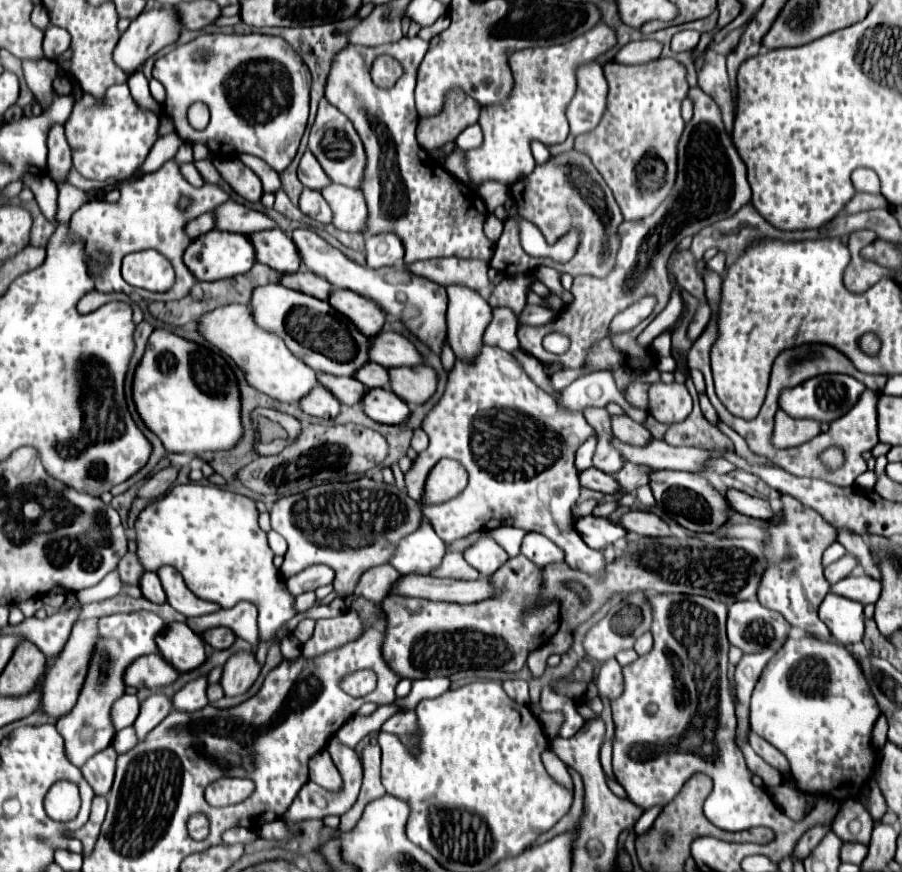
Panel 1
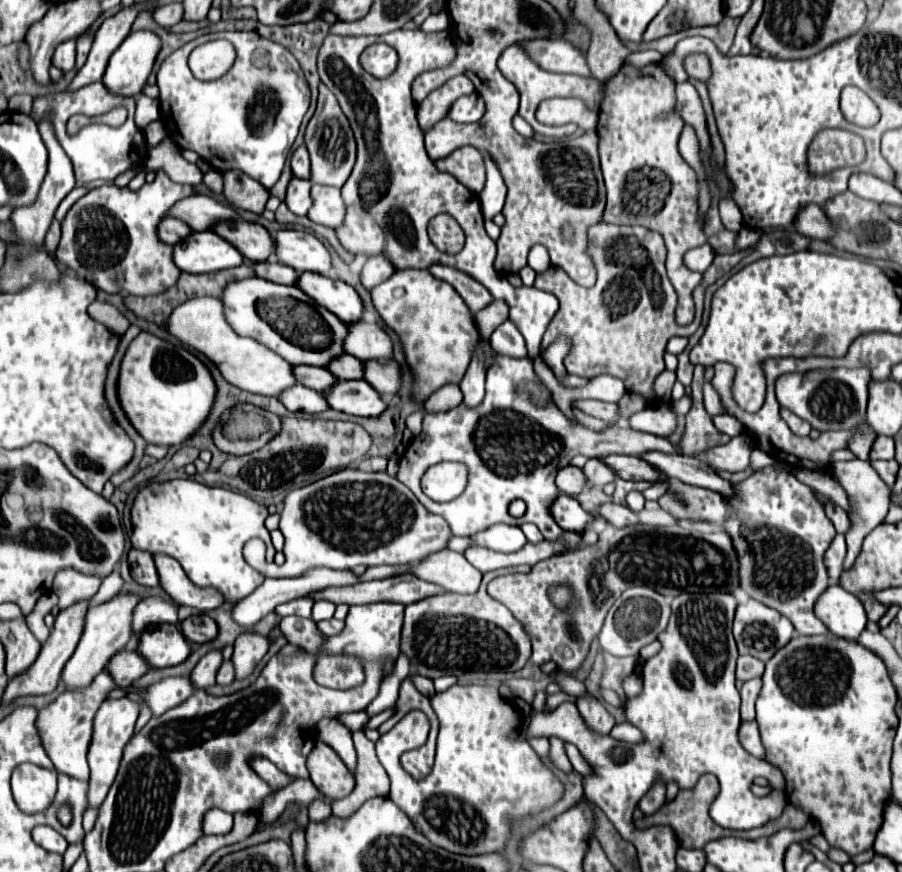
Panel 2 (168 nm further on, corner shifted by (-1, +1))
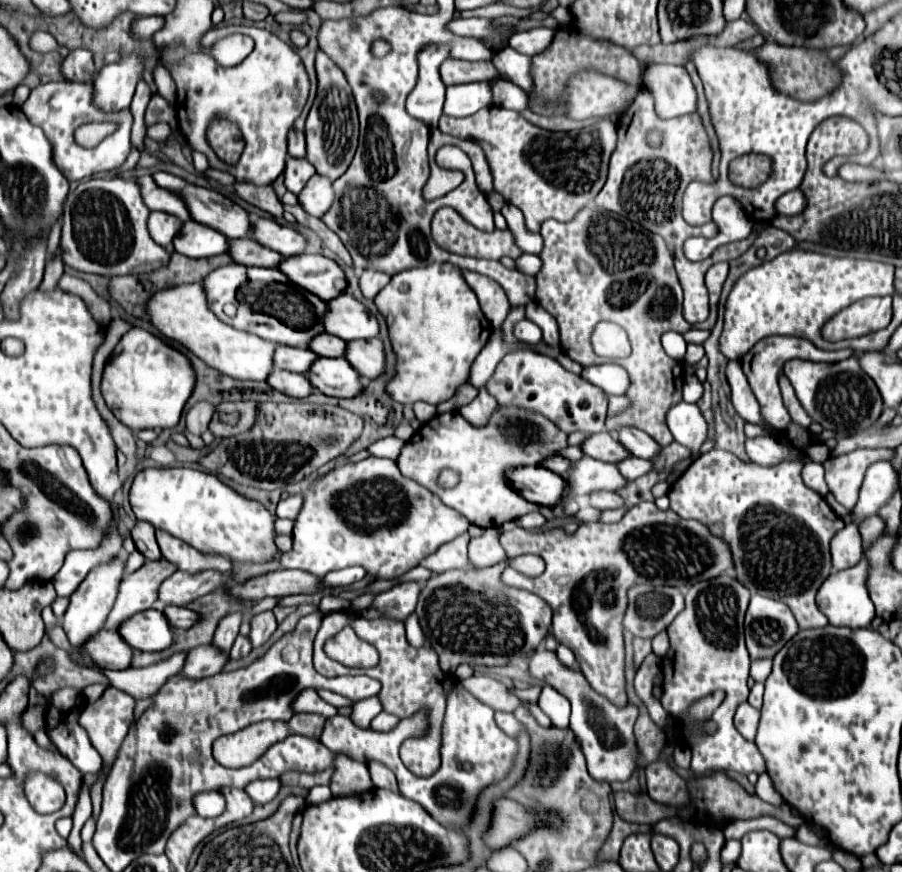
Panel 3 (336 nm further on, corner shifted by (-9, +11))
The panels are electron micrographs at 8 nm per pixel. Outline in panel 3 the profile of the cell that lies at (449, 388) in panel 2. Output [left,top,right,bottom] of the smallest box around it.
[438,385,478,413]

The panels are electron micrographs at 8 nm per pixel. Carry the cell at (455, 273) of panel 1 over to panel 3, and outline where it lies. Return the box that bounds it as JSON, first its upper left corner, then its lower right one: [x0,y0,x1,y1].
[464,271,510,329]

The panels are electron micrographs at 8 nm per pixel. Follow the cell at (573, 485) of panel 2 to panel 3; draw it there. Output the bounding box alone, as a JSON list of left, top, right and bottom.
[542,455,570,475]

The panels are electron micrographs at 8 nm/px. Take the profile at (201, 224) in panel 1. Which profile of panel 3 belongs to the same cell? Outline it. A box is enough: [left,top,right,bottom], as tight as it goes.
[148,211,182,247]

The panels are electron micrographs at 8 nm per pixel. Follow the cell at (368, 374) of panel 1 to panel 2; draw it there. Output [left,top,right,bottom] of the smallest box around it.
[330,355,364,381]

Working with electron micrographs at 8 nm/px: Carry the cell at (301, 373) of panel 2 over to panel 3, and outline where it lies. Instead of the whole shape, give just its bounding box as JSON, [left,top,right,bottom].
[274,345,318,375]

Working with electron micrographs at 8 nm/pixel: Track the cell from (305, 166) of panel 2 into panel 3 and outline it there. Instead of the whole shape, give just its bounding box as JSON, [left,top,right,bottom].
[286,129,306,157]

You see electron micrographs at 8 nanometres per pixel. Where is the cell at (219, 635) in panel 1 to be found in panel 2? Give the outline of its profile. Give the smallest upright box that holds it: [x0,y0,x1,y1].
[180,615,218,643]

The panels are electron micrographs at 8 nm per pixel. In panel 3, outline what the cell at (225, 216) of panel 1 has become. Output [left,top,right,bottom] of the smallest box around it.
[136,175,190,221]

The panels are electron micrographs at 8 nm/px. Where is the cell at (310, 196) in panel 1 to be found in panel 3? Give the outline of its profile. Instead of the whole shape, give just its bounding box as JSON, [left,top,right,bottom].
[284,157,316,195]

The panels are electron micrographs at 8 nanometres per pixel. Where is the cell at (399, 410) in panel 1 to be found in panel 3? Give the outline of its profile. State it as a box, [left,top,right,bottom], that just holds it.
[308,357,362,397]

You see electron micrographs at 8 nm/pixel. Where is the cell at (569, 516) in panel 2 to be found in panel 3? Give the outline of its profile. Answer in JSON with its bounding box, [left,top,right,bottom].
[506,467,564,507]

